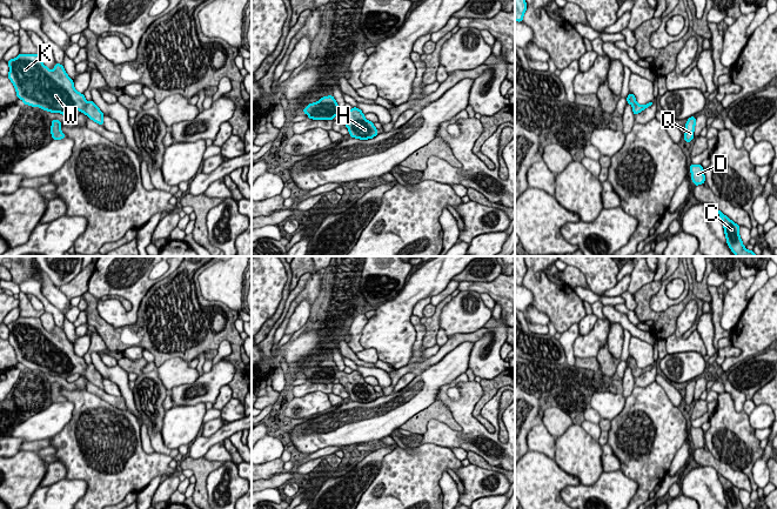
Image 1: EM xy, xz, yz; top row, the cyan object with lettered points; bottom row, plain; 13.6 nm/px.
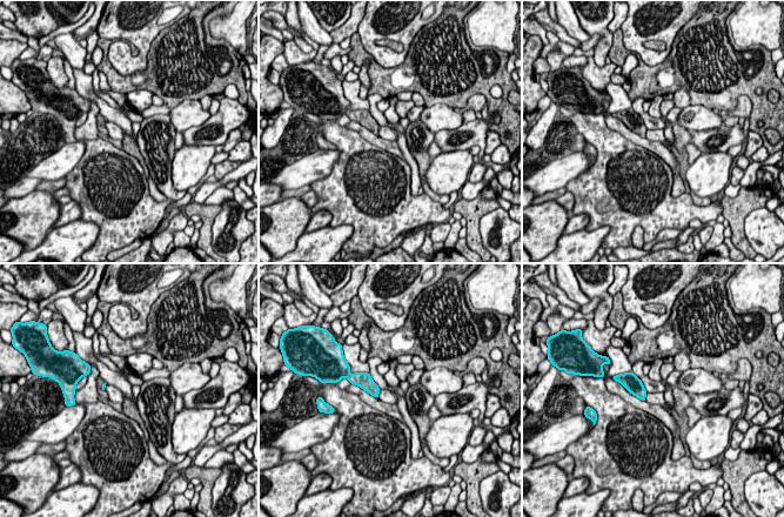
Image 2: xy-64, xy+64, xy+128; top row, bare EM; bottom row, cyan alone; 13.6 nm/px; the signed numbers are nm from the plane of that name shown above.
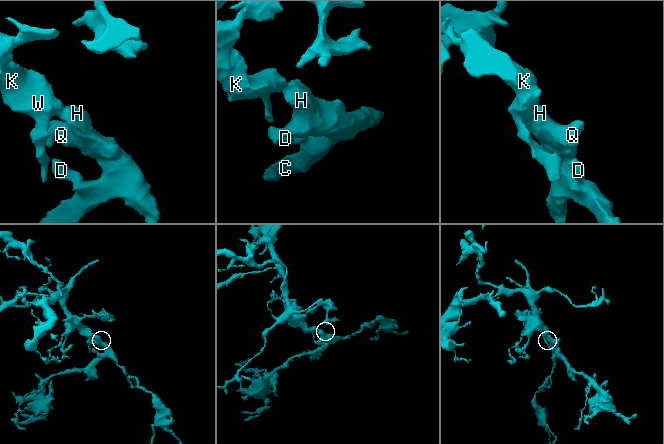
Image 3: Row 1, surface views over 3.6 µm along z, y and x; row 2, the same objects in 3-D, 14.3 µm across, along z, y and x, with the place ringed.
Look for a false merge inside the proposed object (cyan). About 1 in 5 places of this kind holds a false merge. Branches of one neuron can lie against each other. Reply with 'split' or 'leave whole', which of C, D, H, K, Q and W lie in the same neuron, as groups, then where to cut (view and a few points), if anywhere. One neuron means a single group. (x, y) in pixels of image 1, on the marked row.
leave whole; C D H K Q W; no cut

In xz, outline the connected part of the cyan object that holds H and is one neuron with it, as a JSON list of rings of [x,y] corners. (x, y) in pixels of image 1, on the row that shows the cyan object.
[[[333,95],[323,96],[317,102],[309,103],[303,108],[308,119],[313,120],[334,120],[335,115],[347,126],[351,138],[367,140],[376,136],[377,129],[371,121],[364,118],[364,114],[357,107],[349,110],[340,108]]]

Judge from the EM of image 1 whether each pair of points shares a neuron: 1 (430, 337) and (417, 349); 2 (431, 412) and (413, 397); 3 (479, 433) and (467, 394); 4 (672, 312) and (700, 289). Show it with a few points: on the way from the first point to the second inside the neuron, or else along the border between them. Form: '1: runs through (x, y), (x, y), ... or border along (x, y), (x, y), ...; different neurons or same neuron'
1: border along (421, 341), (424, 349); different neurons
2: border along (435, 400), (403, 423); different neurons
3: runs through (469, 423), (467, 421), (467, 403); same neuron
4: border along (687, 268), (691, 278), (691, 290), (703, 301); different neurons

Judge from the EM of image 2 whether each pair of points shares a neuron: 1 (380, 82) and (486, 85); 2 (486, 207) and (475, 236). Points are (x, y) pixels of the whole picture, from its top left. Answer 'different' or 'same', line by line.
1: same
2: same

